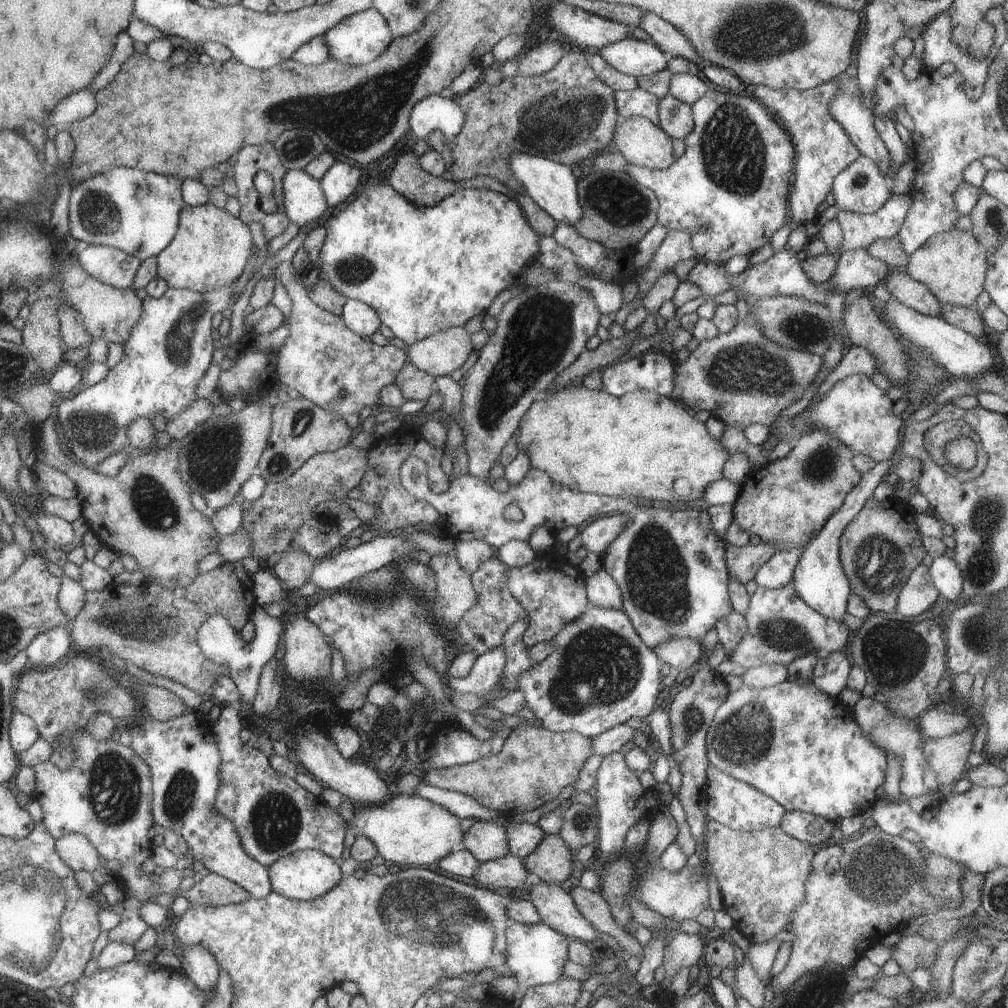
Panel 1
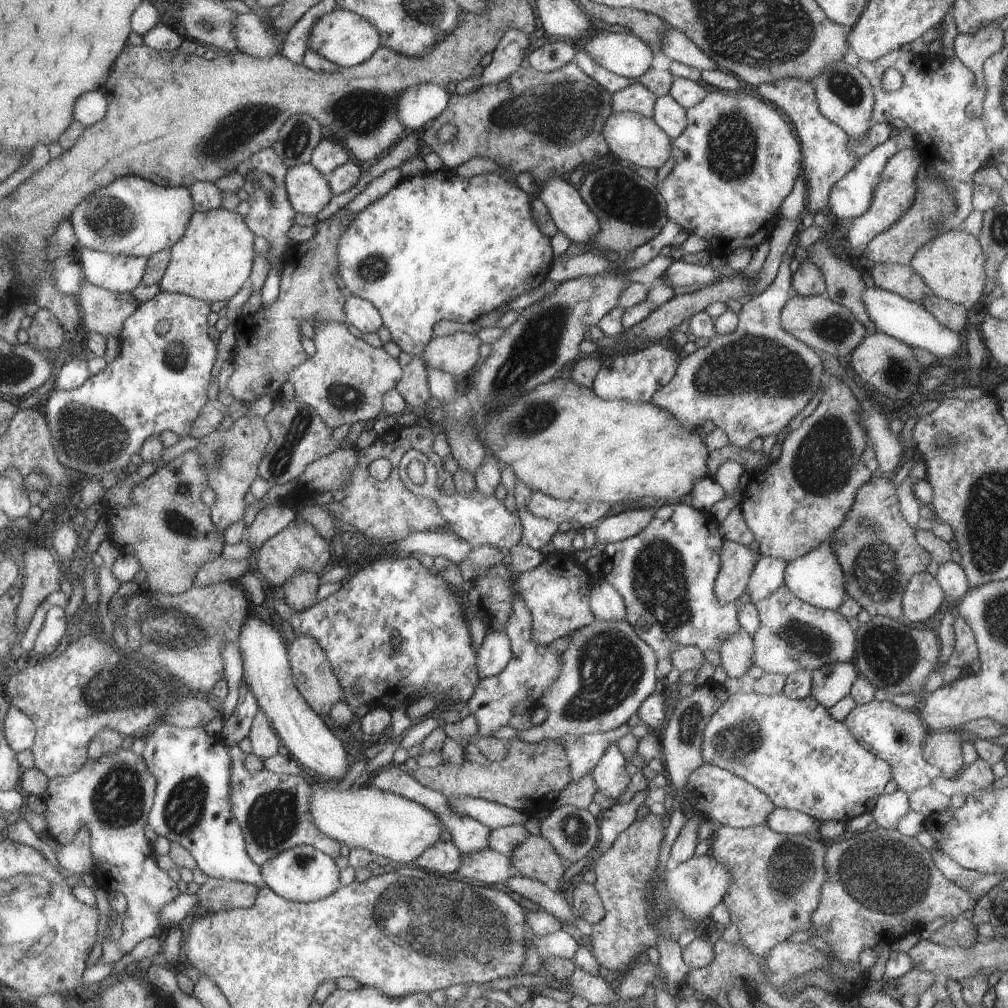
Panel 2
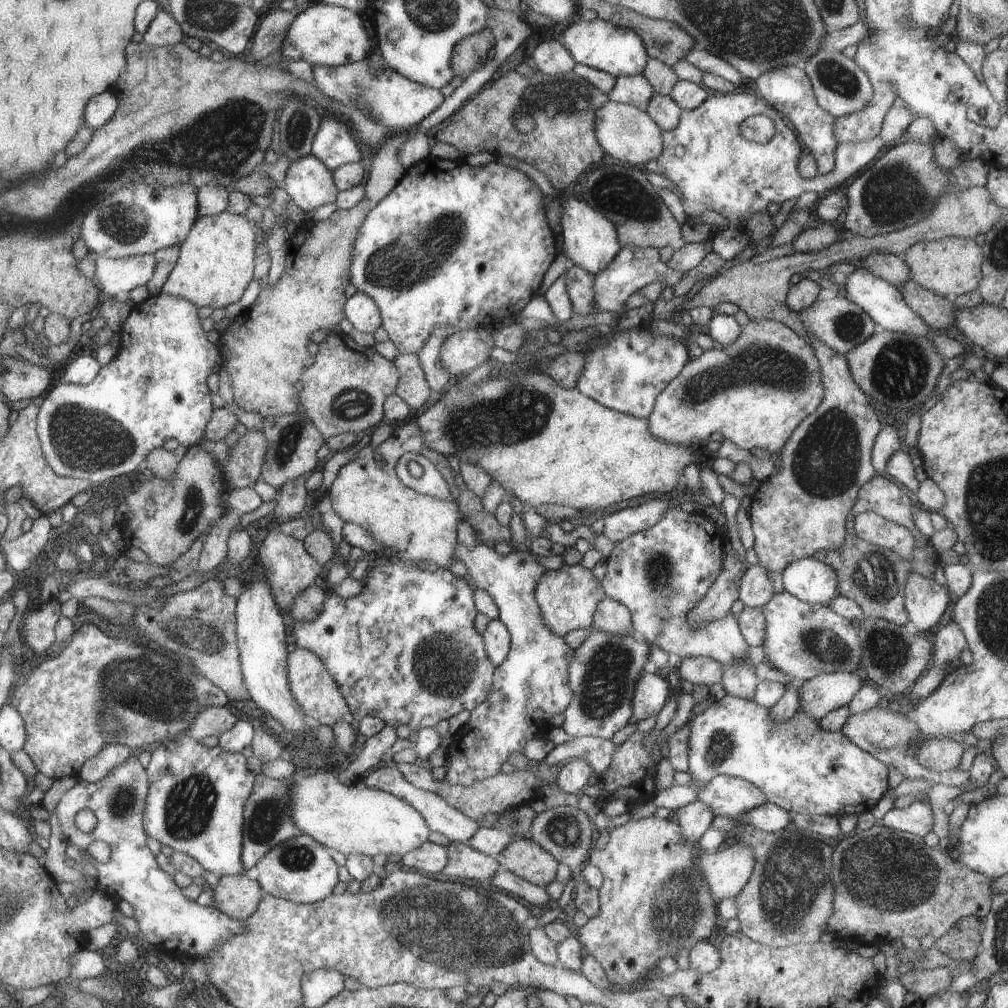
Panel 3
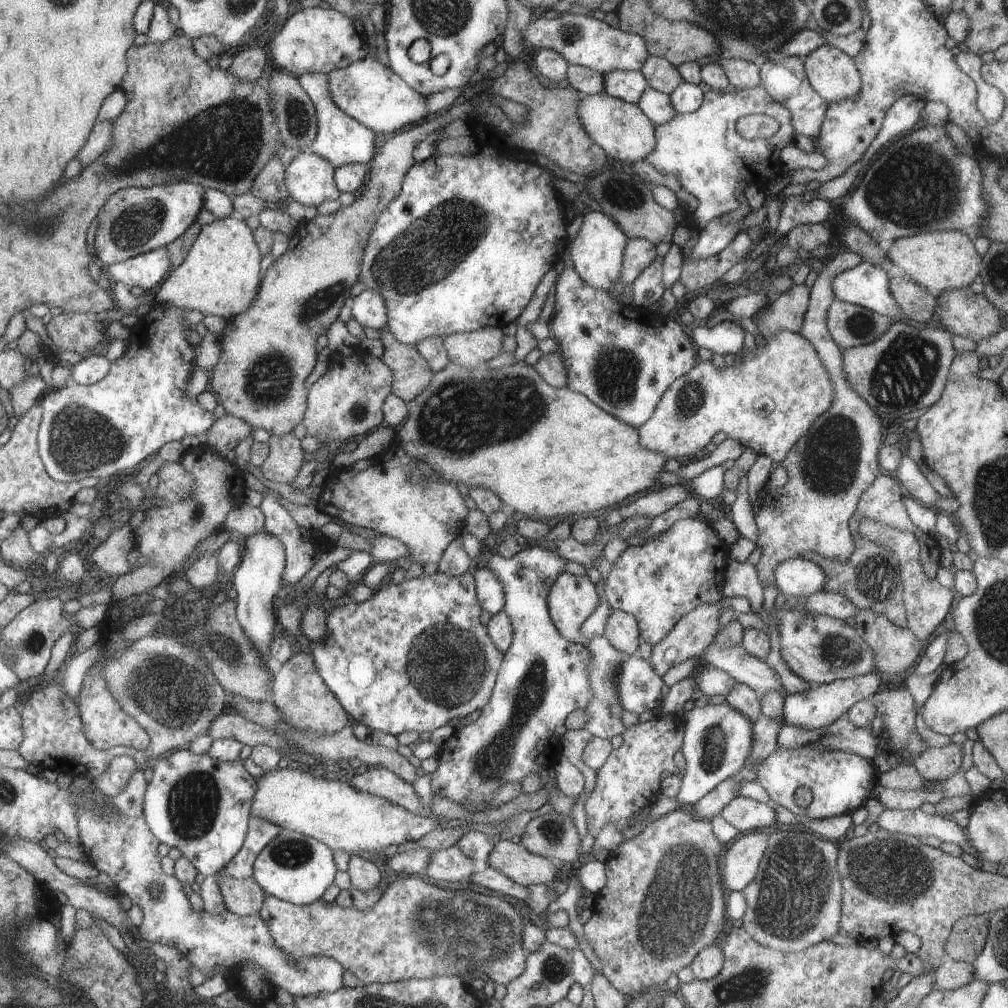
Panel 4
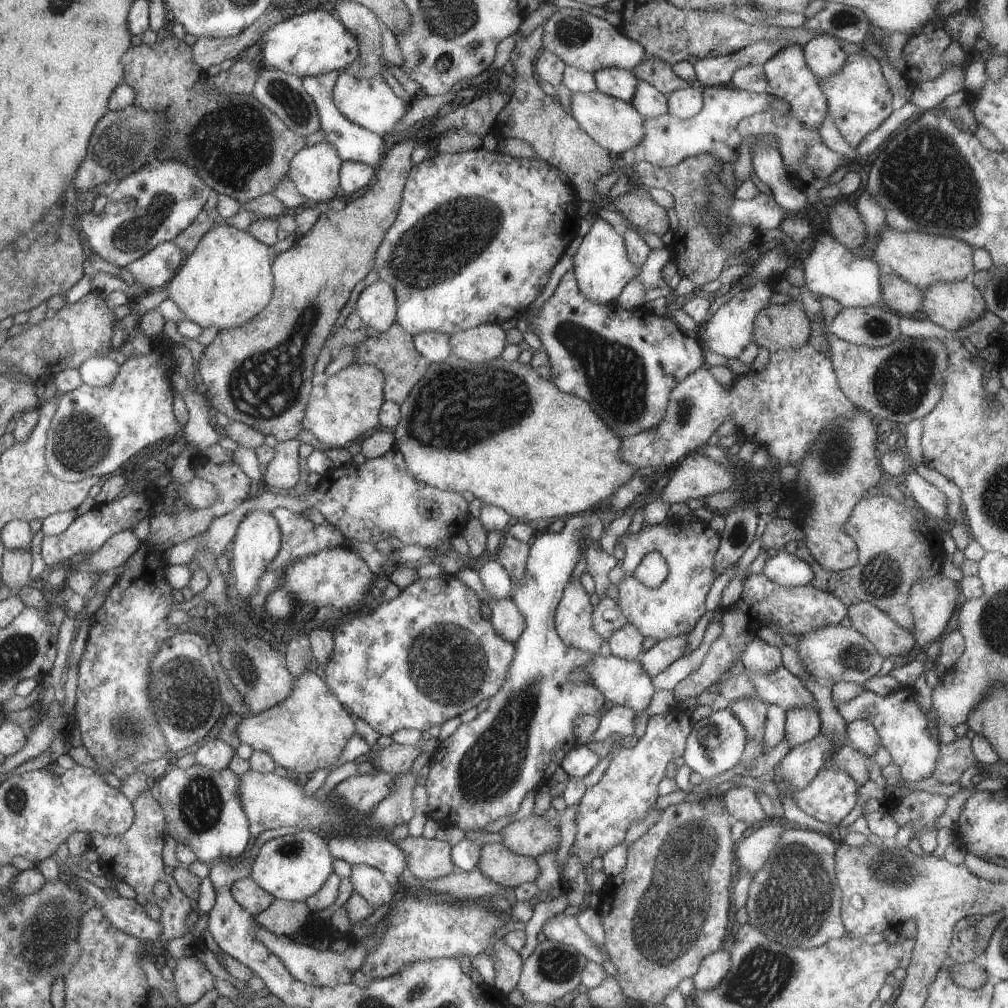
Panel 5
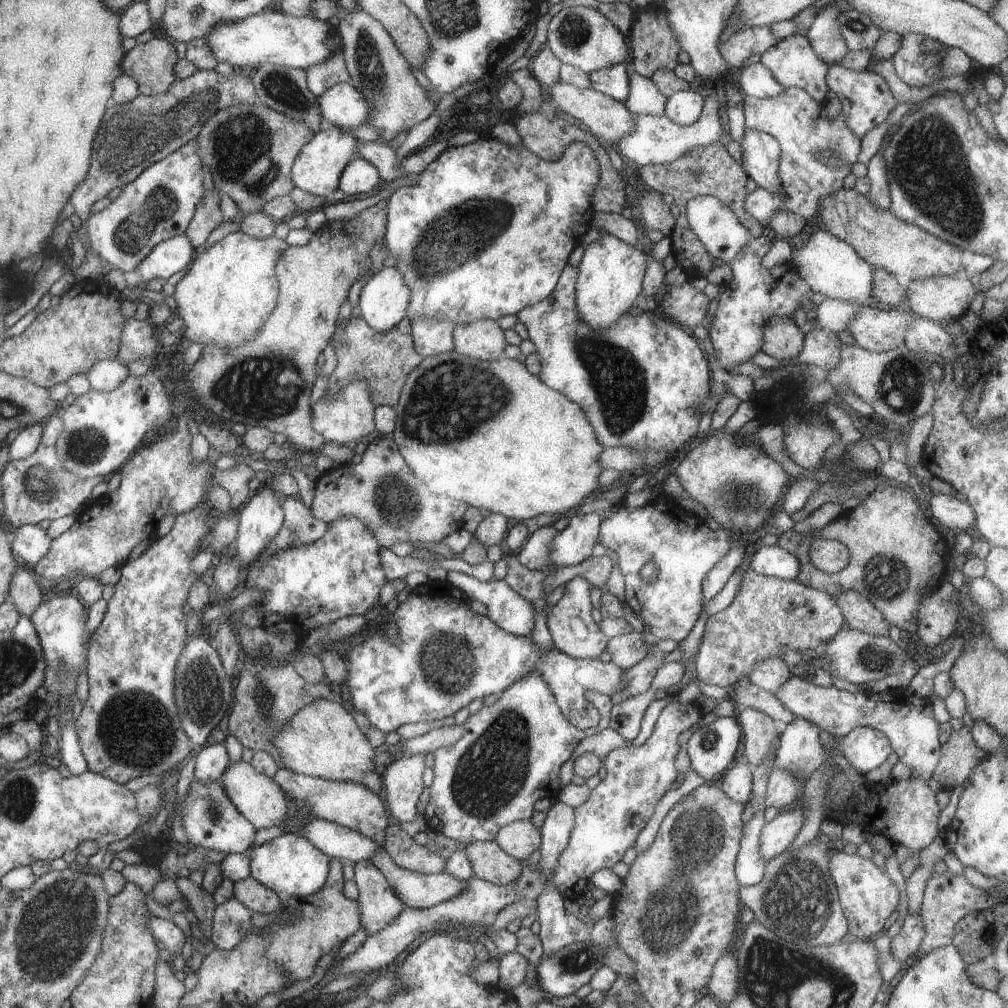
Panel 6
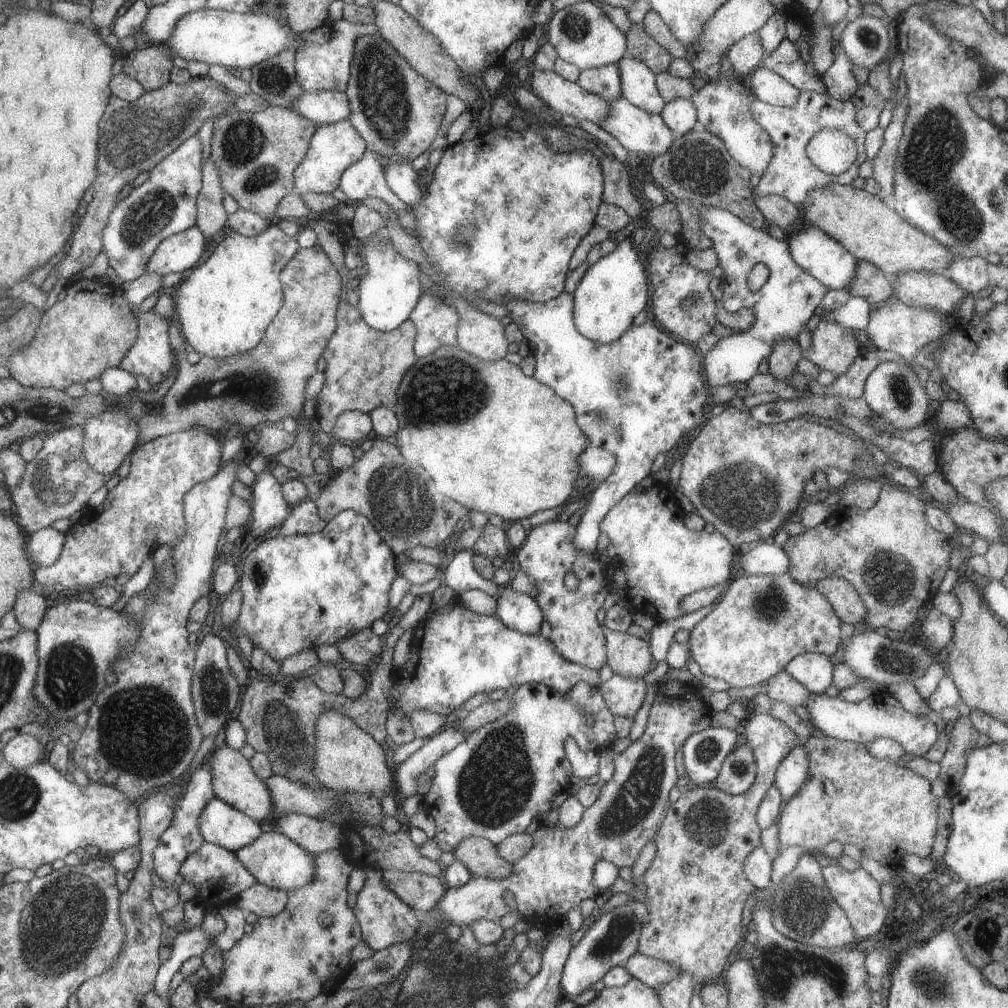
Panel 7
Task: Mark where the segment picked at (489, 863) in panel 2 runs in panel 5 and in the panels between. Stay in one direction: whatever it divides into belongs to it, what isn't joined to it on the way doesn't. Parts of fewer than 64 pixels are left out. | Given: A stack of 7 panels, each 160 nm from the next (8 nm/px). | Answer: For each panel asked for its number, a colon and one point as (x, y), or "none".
3: (466, 863)
4: (452, 866)
5: (428, 859)

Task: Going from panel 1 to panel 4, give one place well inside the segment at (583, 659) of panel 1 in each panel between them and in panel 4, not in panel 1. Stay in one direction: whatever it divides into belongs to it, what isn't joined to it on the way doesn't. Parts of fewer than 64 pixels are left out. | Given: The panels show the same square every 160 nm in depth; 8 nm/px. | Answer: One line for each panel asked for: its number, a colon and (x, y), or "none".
2: (609, 671)
3: (606, 670)
4: (605, 710)

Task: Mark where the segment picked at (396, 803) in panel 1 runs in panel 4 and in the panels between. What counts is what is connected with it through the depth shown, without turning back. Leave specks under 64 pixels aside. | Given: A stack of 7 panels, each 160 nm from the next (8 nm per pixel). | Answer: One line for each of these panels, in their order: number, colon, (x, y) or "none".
2: (389, 825)
3: (351, 819)
4: (336, 813)

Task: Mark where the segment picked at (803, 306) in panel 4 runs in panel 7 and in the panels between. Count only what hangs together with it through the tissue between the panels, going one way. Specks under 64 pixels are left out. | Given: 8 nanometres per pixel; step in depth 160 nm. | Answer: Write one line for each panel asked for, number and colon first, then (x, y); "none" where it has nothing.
5: (787, 326)
6: (783, 340)
7: (782, 363)

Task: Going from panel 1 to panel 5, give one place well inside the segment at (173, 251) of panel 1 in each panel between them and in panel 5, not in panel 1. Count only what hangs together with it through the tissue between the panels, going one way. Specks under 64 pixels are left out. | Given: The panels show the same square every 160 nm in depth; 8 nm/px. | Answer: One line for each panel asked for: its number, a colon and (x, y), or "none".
2: (214, 259)
3: (215, 263)
4: (221, 276)
5: (228, 280)

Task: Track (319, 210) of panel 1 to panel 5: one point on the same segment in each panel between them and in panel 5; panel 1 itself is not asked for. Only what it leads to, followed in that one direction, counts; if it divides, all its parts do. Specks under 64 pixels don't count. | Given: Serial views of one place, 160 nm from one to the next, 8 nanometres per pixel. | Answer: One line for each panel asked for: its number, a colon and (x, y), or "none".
2: (309, 191)
3: (310, 184)
4: (310, 179)
5: (315, 170)

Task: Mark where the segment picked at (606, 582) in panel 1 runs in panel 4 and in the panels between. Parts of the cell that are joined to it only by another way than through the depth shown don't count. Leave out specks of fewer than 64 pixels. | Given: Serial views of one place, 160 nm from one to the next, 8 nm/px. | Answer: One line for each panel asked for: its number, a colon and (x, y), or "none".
2: (607, 604)
3: (611, 616)
4: (622, 629)

